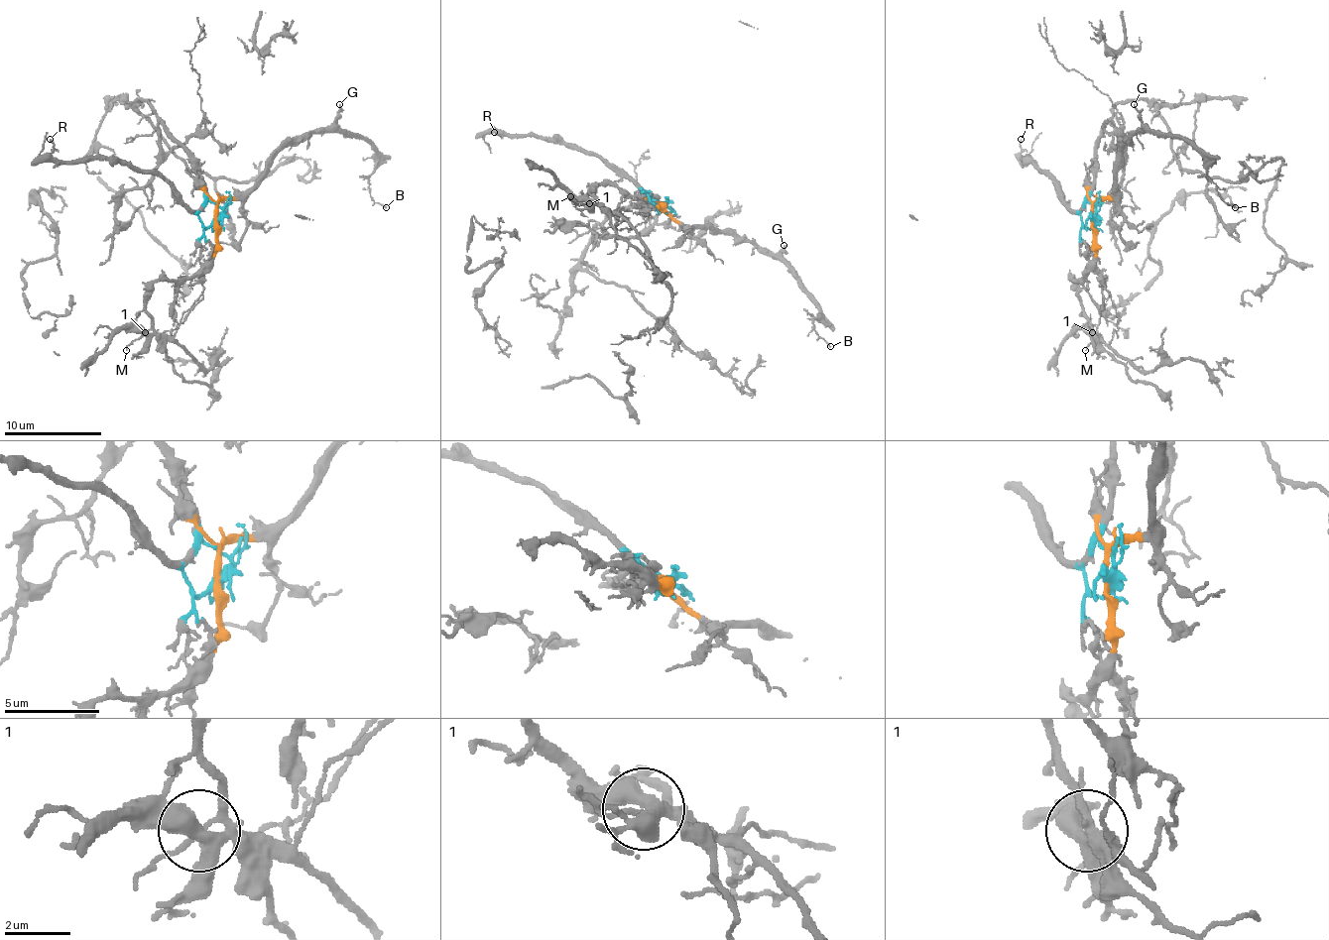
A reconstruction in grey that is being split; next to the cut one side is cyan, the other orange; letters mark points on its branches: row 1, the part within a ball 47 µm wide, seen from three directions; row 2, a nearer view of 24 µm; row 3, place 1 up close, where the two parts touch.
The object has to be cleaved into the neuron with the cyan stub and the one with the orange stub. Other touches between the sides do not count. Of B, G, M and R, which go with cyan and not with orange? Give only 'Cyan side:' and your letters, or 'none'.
Cyan side: R

